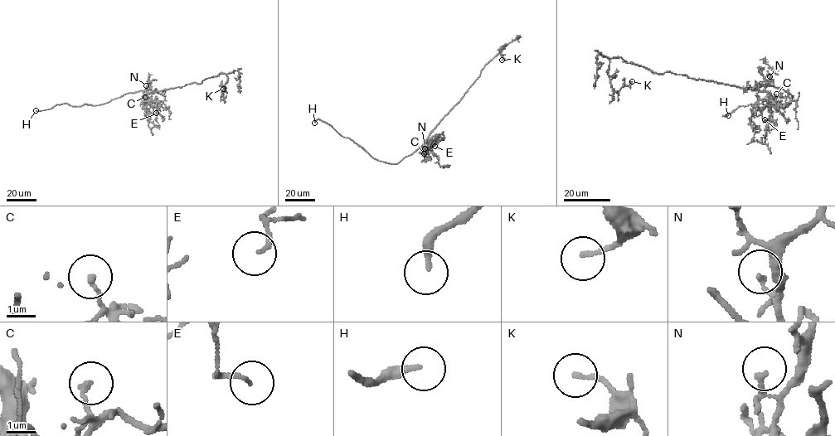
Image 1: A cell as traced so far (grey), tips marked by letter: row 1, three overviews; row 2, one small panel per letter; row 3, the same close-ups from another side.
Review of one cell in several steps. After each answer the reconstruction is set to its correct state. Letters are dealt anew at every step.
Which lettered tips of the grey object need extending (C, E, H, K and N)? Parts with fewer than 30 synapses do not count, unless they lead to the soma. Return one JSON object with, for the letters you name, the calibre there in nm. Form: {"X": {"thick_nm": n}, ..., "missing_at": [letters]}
{"H": {"thick_nm": 240}, "missing_at": ["H"]}

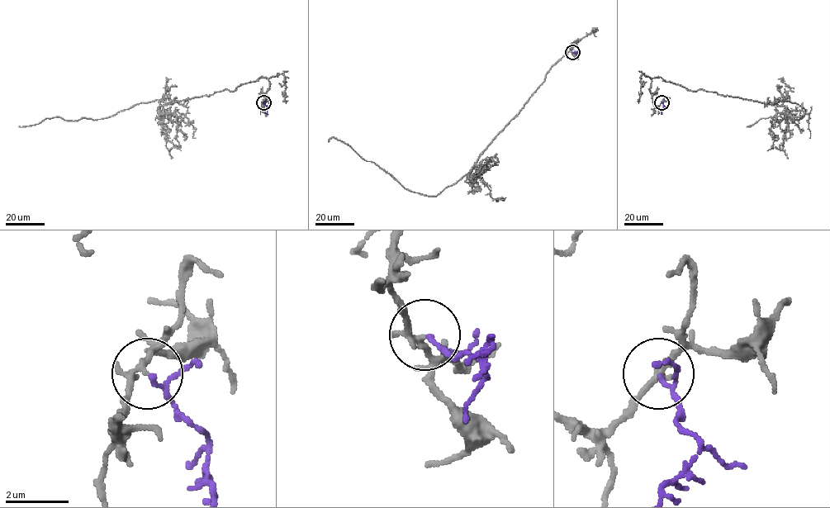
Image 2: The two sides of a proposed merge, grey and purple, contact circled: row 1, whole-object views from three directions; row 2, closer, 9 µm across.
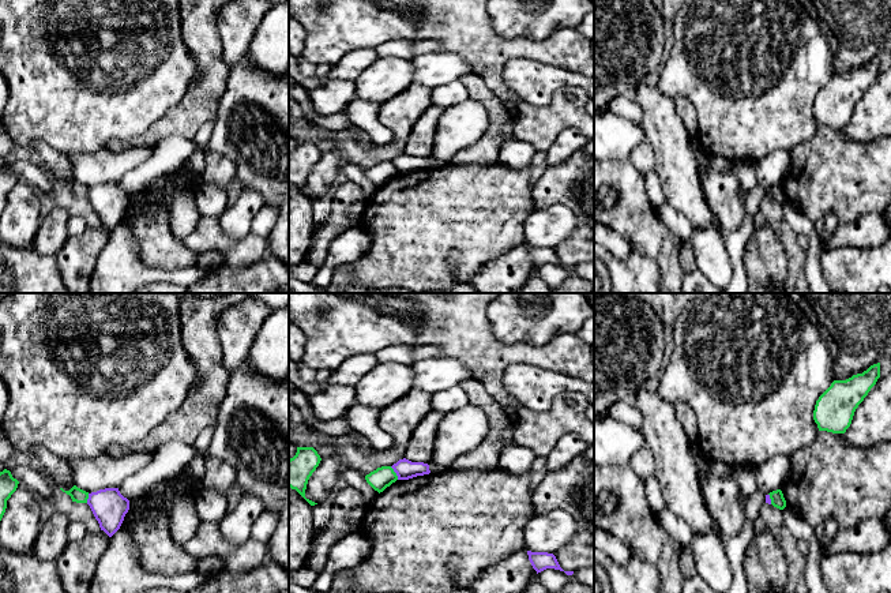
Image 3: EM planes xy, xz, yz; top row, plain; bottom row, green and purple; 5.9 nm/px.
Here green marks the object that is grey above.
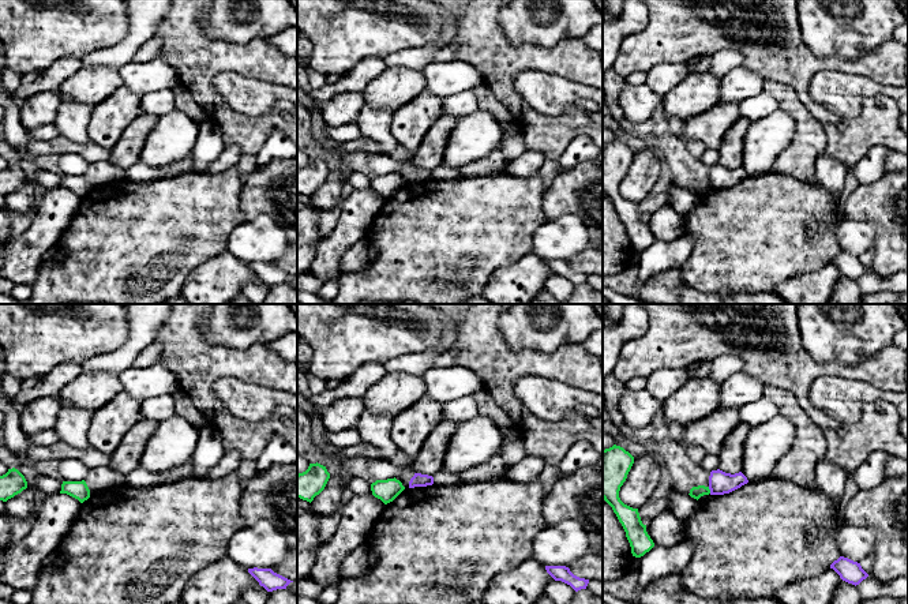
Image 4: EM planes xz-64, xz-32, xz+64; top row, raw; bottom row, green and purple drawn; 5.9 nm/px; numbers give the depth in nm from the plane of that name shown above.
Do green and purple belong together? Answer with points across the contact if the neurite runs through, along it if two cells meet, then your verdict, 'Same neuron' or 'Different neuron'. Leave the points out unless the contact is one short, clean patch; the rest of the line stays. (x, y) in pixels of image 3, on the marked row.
Boundary: xz (390, 466), (398, 479). Different neuron

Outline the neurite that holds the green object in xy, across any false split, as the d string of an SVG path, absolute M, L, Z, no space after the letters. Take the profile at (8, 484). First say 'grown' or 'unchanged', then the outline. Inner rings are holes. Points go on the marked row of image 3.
unchanged; M4 469L0 472L0 521L7 508L7 500L16 491L19 481L12 477L11 472Z

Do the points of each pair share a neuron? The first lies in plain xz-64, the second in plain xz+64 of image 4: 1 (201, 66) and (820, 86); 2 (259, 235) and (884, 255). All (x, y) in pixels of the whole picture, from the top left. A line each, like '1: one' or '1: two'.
1: two
2: two

